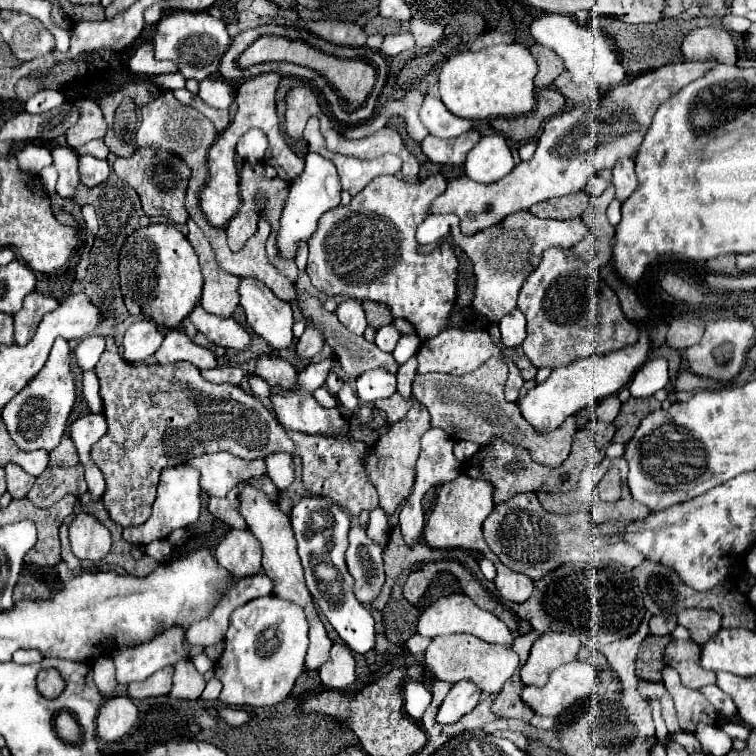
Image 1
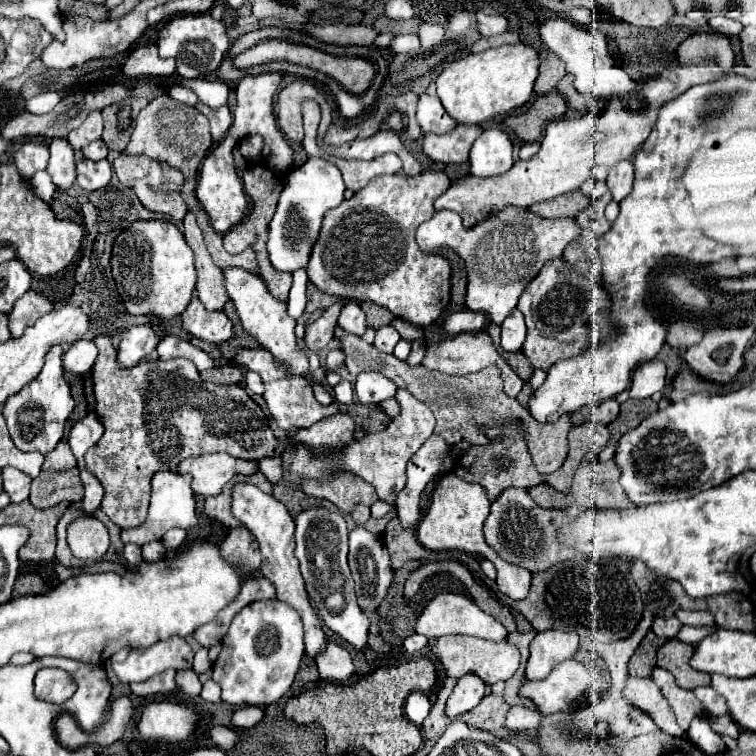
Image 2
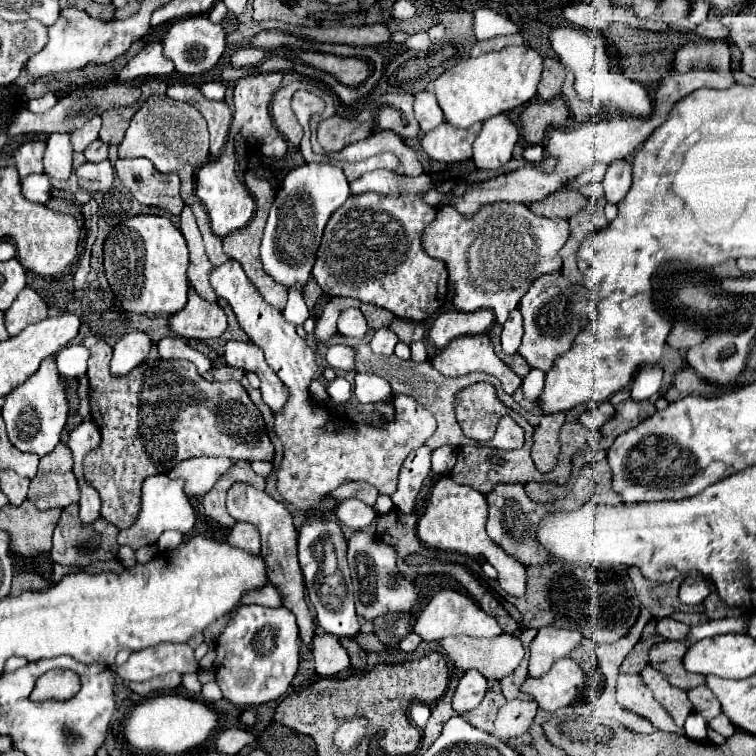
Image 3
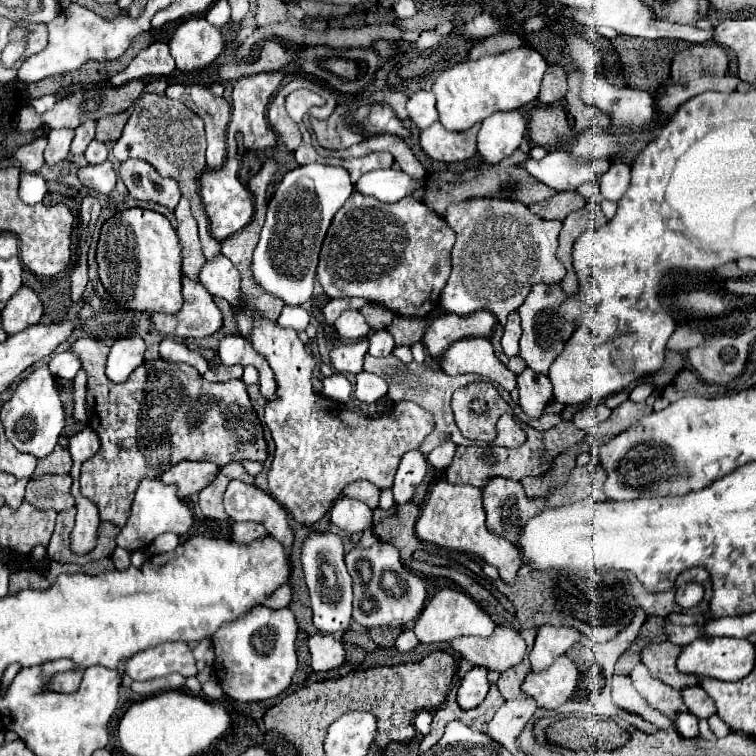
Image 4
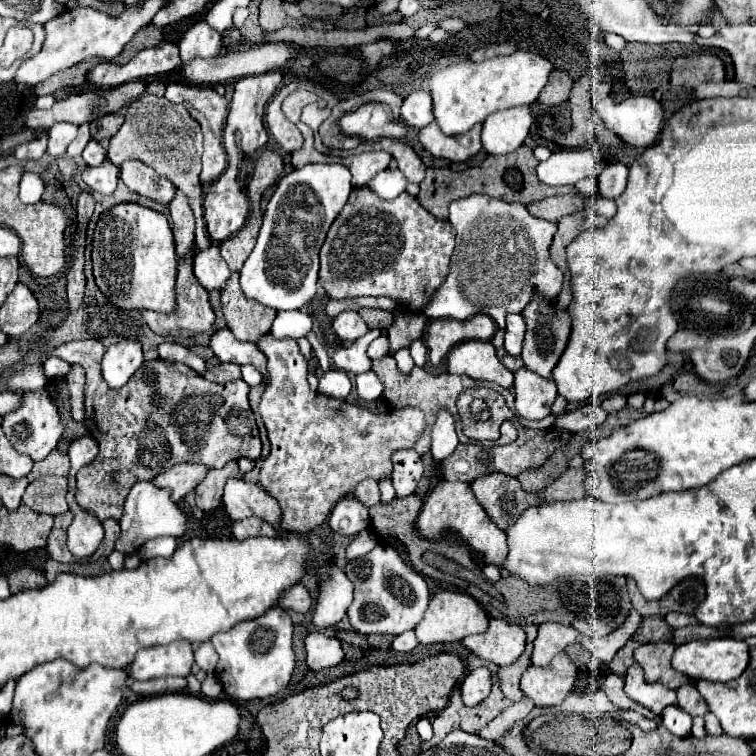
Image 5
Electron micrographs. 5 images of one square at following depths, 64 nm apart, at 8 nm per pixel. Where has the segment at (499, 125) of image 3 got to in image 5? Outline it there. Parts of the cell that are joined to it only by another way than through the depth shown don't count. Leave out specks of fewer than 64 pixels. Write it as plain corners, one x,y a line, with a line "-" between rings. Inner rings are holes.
518,106
490,114
482,124
482,150
492,156
514,152
522,146
532,124
534,116
530,106

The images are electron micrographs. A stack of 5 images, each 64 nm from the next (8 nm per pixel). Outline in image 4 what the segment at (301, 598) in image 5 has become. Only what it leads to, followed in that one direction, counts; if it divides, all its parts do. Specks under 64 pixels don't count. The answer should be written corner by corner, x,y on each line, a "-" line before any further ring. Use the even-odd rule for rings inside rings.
282,584
262,604
268,608
286,608
286,606
290,606
292,600
296,600
294,588
290,584

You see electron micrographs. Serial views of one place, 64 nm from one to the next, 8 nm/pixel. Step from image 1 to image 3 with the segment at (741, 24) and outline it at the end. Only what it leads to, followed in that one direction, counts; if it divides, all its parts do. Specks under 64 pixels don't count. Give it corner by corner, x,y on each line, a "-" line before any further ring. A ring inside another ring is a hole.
712,18
712,20
702,22
698,28
694,28
694,32
696,32
700,38
708,38
708,40
726,38
726,36
730,34
730,32
728,32
728,26
724,26
718,18

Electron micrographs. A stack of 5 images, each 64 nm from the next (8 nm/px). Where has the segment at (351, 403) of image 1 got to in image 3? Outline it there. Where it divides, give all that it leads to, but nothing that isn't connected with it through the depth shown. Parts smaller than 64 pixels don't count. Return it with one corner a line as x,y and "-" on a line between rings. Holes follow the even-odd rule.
338,376
336,380
328,382
328,394
330,394
330,398
332,398
334,402
338,402
338,404
344,404
344,402
348,402
348,398
352,396
350,382
348,382
346,378

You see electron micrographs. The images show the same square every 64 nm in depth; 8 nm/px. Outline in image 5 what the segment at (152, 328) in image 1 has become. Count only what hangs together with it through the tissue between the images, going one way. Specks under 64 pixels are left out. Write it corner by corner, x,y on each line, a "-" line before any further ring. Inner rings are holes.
120,340
112,344
102,360
102,376
110,388
122,388
142,366
142,344
138,340

